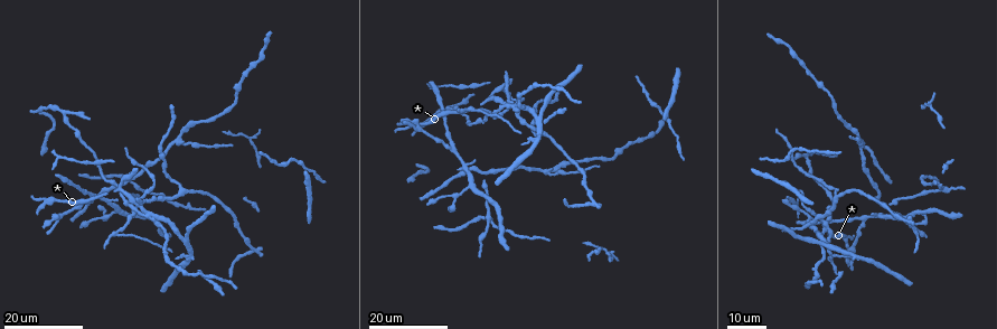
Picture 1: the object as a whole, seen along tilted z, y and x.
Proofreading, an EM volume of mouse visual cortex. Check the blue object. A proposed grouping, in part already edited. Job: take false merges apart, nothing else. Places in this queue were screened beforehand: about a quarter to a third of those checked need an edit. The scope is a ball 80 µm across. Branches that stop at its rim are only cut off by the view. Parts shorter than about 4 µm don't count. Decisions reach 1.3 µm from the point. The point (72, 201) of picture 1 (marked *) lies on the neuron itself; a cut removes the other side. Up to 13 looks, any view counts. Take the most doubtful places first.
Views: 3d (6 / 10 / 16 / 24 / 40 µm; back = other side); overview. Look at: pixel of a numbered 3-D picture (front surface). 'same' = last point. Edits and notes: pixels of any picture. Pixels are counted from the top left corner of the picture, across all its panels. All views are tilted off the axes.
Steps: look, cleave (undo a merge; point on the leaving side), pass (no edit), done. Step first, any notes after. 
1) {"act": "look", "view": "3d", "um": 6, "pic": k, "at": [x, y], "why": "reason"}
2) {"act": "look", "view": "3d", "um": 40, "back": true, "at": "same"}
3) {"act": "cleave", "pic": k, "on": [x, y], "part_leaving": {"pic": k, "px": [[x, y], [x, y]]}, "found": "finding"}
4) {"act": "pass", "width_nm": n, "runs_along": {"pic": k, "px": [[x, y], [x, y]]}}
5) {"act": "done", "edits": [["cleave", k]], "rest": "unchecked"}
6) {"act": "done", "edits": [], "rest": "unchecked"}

{"act": "look", "view": "3d", "um": 16, "pic": 1, "at": [180, 138]}

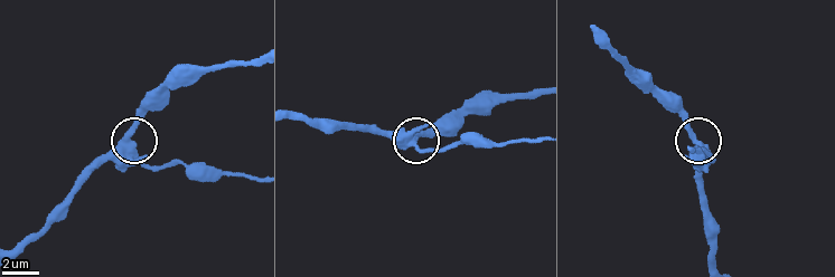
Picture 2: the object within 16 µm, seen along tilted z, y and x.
{"act": "look", "view": "3d", "um": 10, "pic": 2, "at": [695, 139]}

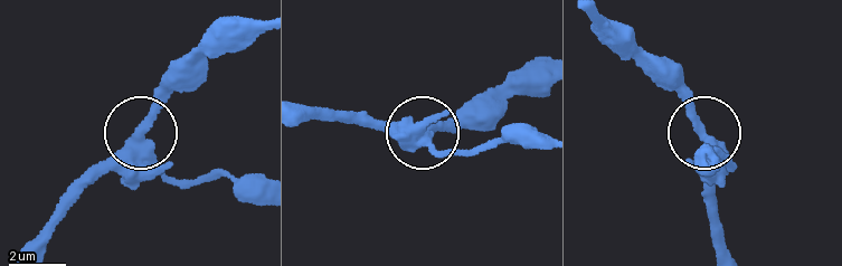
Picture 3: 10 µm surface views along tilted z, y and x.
{"act": "cleave", "pic": 3, "on": [170, 182], "found": "a second neuron is stuck on"}

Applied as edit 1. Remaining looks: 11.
{"act": "look", "view": "3d", "um": 24, "pic": 1, "at": [147, 215], "why": "four-way junction"}

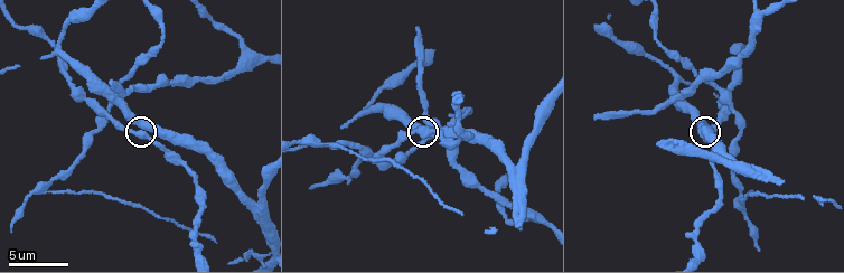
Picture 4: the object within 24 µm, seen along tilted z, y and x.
{"act": "look", "view": "3d", "um": 10, "pic": 4, "at": [427, 129]}

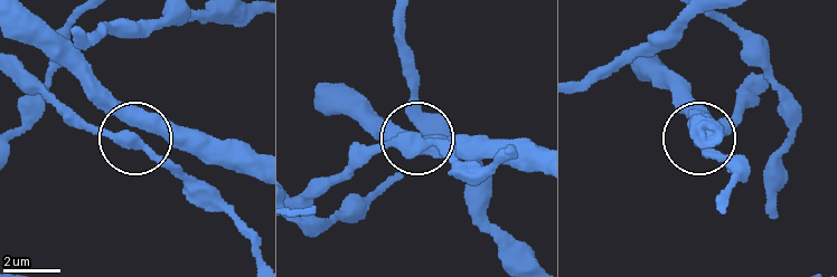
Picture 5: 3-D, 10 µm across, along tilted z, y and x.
{"act": "pass", "width_nm": 460, "found": "all the same neuron"}

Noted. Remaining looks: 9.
{"act": "look", "view": "3d", "um": 16, "pic": 1, "at": [929, 185], "why": "a fork"}

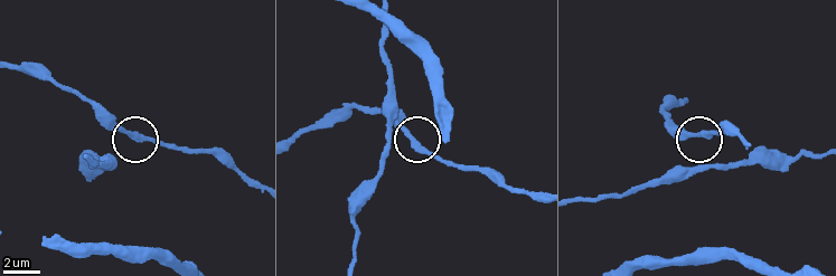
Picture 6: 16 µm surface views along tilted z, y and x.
{"act": "look", "view": "3d", "um": 10, "pic": 6, "at": [131, 132]}

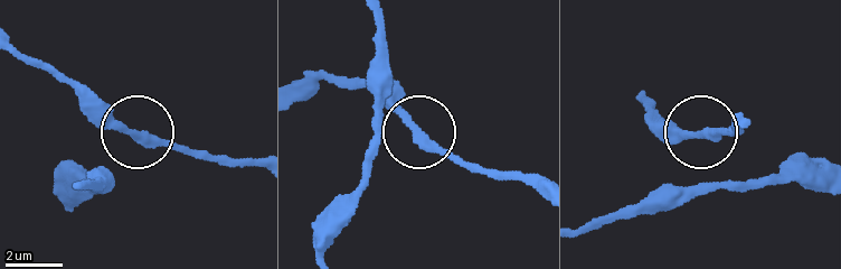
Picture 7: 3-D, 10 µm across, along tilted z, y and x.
{"act": "pass", "arms": 3, "found": "continuous, no second neuron"}

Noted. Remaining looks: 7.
{"act": "look", "view": "3d", "um": 16, "pic": 1, "at": [61, 158]}

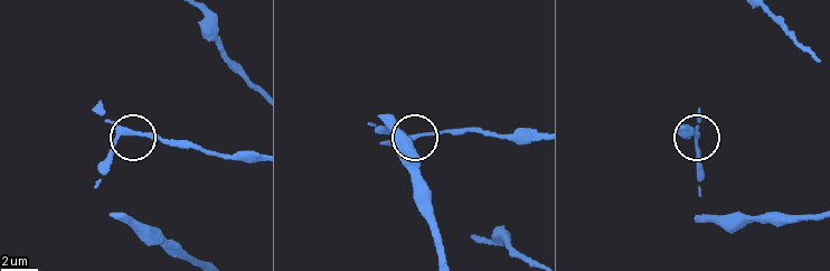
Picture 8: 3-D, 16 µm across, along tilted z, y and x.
{"act": "look", "view": "3d", "um": 10, "pic": 8, "at": [696, 132], "why": "zoom in"}

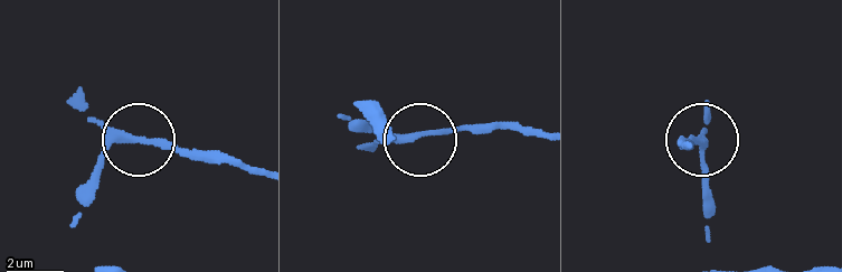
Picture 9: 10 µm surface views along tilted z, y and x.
{"act": "pass", "width_nm": 200, "found": "continuous, no second neuron"}

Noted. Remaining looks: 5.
{"act": "look", "view": "3d", "um": 6, "pic": 4, "at": [49, 188], "why": "two arms in line, one across"}

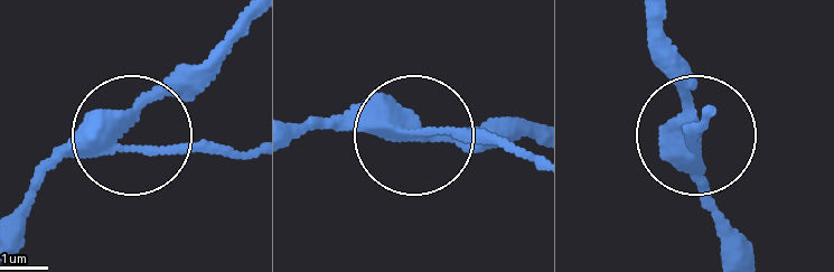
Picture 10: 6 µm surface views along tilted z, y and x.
{"act": "look", "view": "3d", "um": 6, "back": true, "pic": 10, "at": [403, 132]}

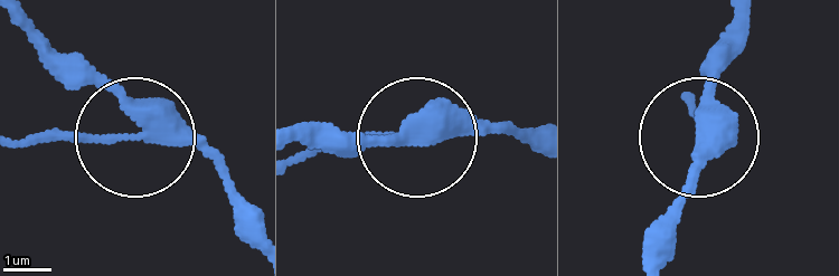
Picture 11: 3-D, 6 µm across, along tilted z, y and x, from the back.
{"act": "cleave", "pic": 11, "on": [96, 141], "arms": 3, "found": "two neurons meet here"}

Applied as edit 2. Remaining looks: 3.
{"act": "look", "view": "3d", "um": 24, "pic": 1, "at": [455, 86], "why": "calibre changes"}

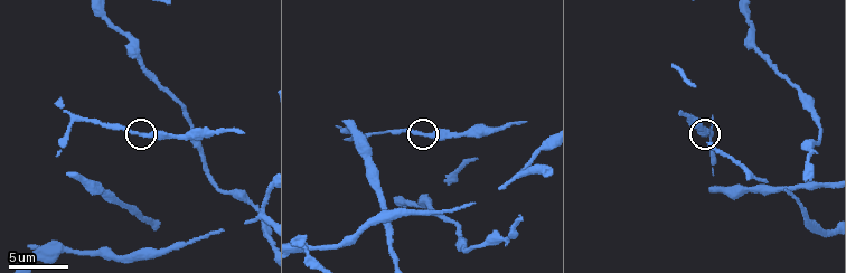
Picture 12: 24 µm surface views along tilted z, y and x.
{"act": "look", "view": "3d", "um": 10, "pic": 12, "at": [427, 135]}

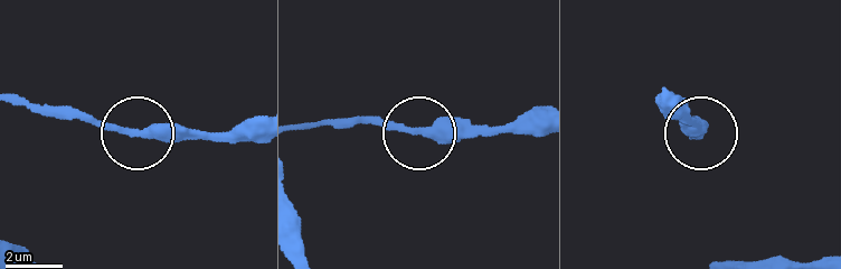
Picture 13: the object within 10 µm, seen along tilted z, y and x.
{"act": "pass", "found": "all the same neuron"}

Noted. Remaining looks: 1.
{"act": "done", "edits": [["cleave", 3], ["cleave", 11]], "rest": "unchecked"}

